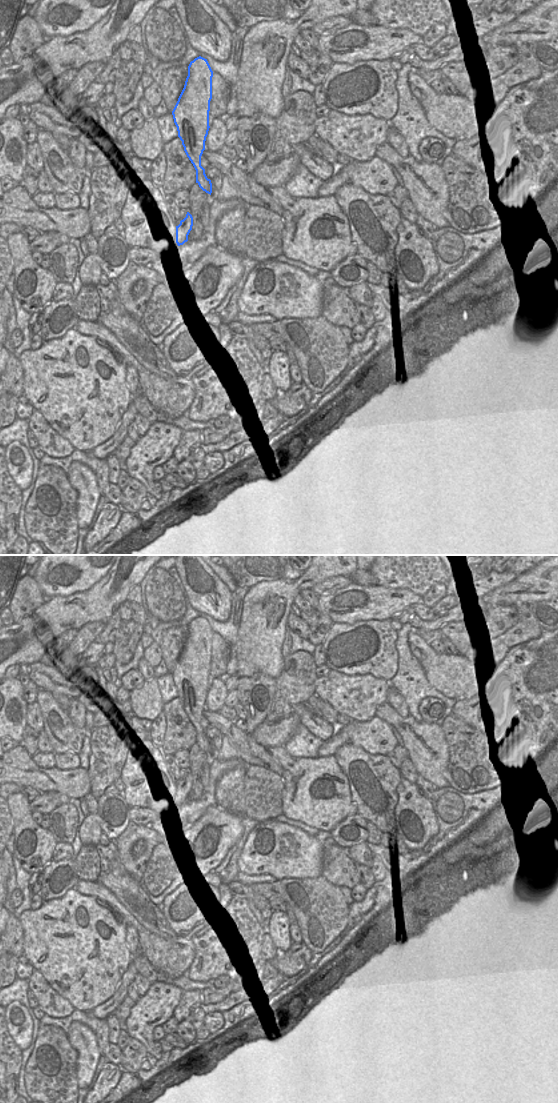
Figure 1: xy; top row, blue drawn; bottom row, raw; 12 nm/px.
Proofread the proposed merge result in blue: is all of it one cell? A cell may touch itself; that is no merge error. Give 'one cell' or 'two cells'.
two cells

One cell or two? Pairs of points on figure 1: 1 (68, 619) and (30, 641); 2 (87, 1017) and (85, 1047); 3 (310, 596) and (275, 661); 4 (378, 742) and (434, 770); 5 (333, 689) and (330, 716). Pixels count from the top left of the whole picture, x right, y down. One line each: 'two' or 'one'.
1: one
2: two
3: two
4: two
5: two

